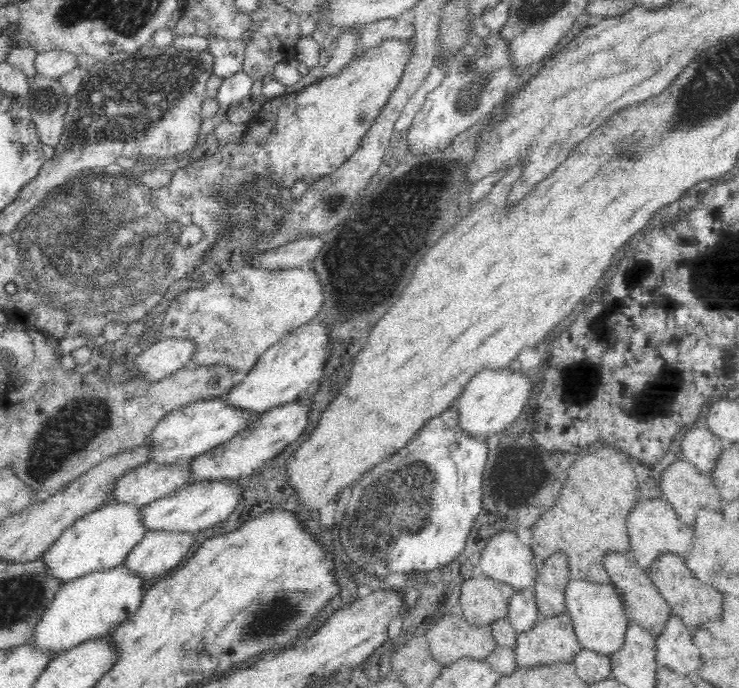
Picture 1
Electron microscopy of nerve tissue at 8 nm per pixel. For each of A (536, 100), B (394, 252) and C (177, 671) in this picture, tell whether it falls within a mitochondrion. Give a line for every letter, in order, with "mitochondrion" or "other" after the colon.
A: other
B: other
C: other

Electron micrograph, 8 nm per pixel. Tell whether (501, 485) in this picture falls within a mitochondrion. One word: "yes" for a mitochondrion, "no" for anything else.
no

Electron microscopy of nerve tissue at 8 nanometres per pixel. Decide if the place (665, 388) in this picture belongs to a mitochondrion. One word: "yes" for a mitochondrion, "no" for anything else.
no

